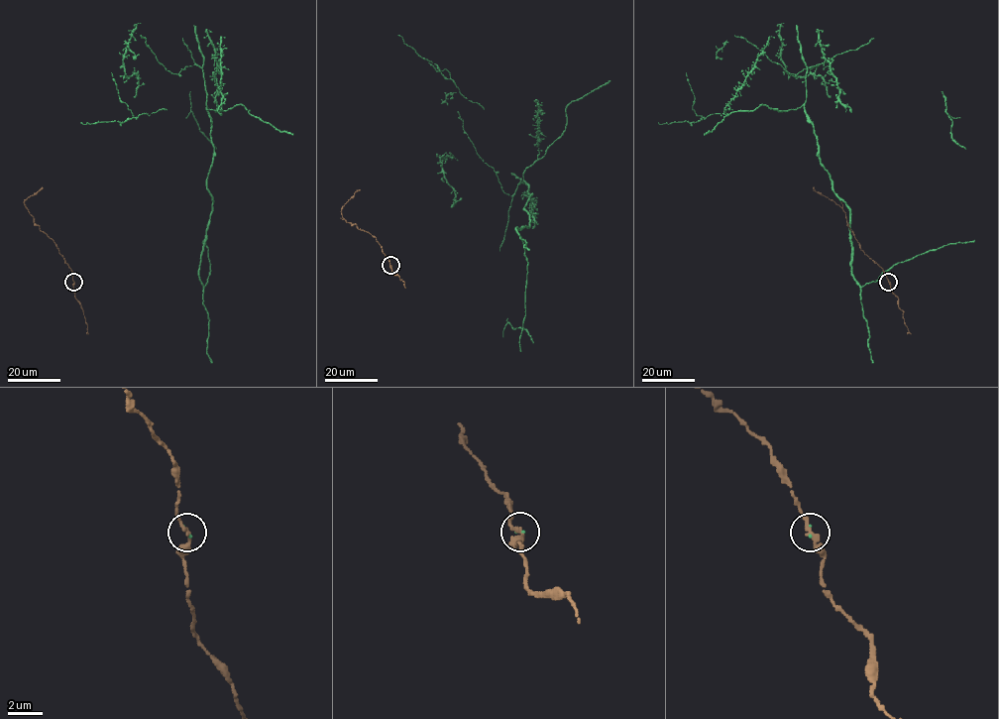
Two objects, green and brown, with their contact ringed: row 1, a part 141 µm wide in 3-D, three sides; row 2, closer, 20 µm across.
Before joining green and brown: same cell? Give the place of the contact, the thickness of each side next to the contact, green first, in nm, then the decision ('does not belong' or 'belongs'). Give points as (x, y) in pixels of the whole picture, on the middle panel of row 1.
place (390, 265); calibres 100 and 240 nm; belongs

